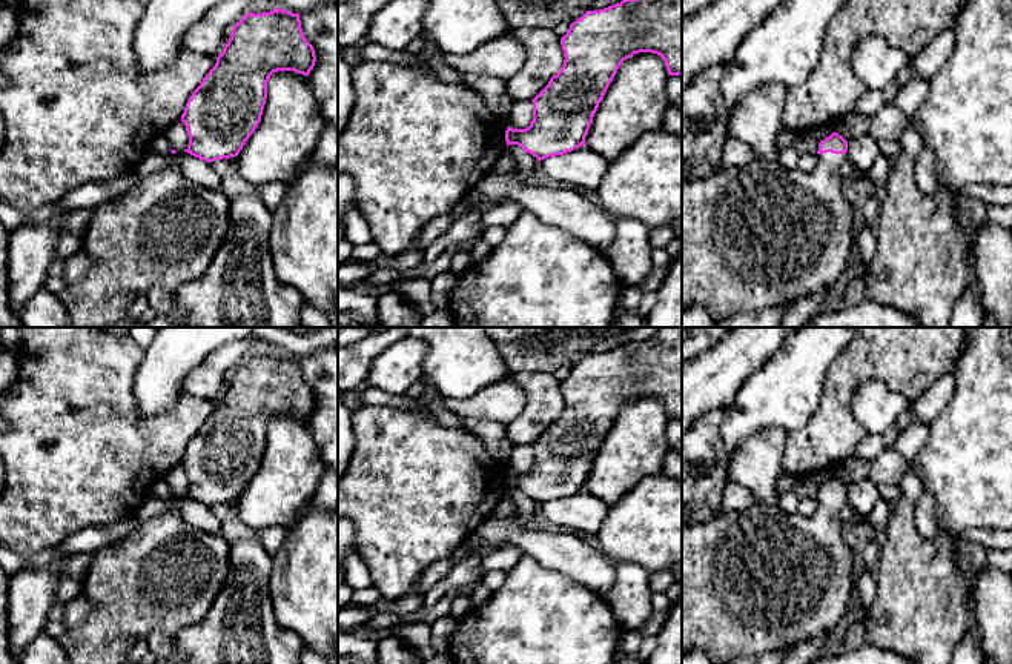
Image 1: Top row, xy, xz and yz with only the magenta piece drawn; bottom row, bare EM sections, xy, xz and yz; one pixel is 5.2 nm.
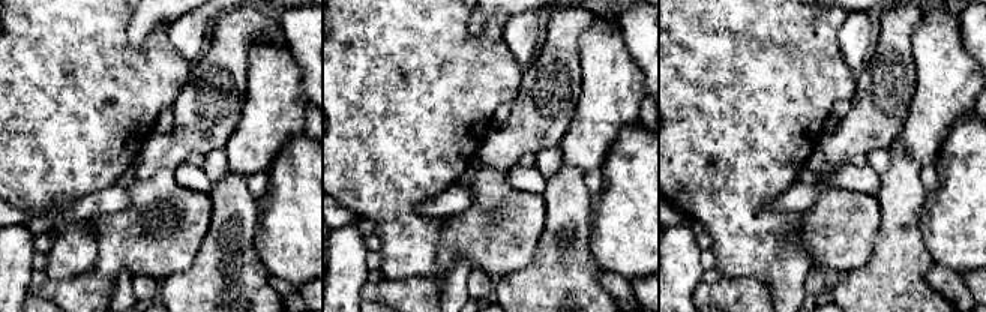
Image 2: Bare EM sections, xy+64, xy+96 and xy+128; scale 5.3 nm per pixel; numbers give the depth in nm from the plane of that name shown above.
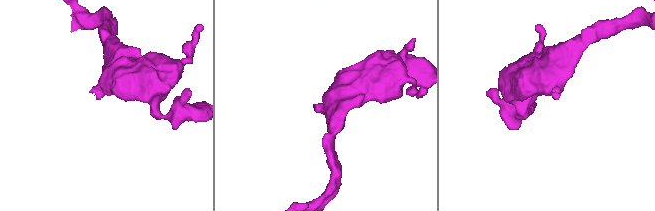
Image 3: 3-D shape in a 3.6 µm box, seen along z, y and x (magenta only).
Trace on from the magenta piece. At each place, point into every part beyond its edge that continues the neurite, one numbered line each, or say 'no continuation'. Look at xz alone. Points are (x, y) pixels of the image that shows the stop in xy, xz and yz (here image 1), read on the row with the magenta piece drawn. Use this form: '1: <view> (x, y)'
no continuation

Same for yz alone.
1: yz (759, 235)

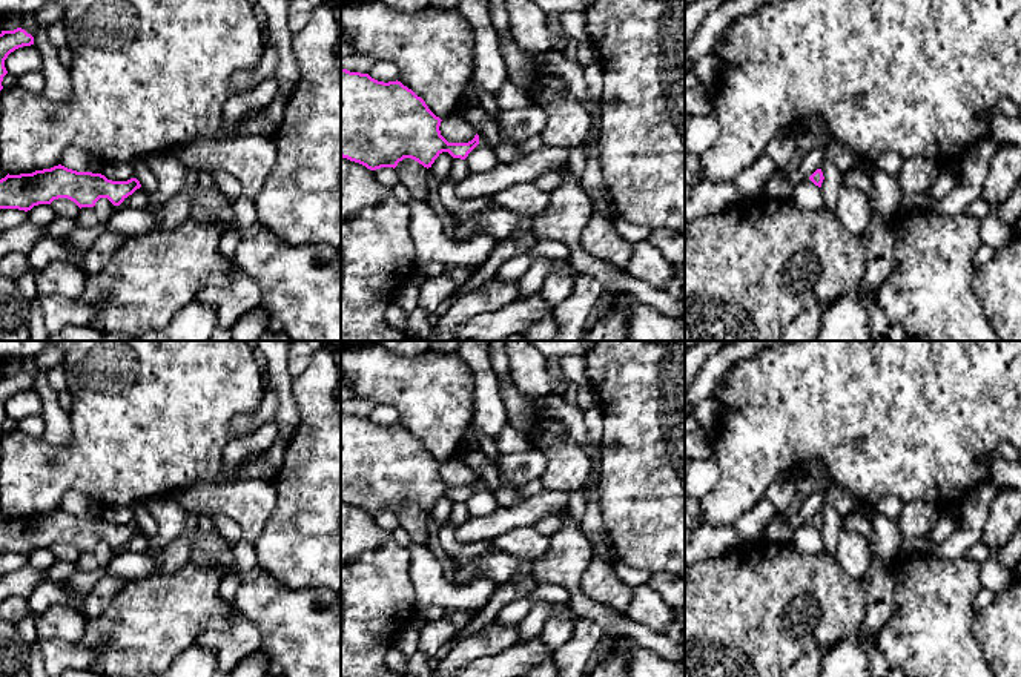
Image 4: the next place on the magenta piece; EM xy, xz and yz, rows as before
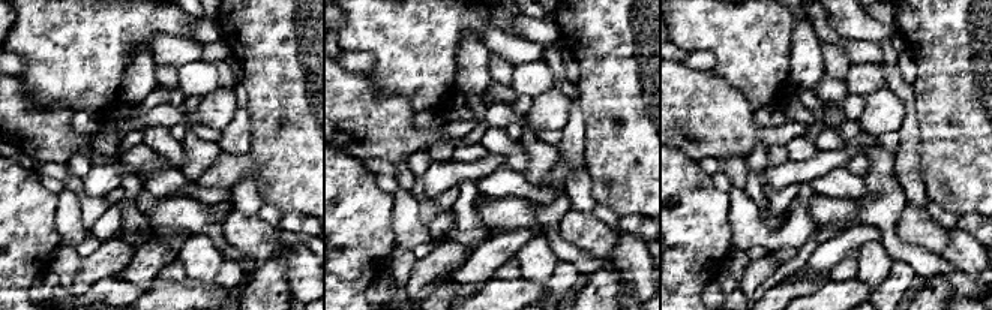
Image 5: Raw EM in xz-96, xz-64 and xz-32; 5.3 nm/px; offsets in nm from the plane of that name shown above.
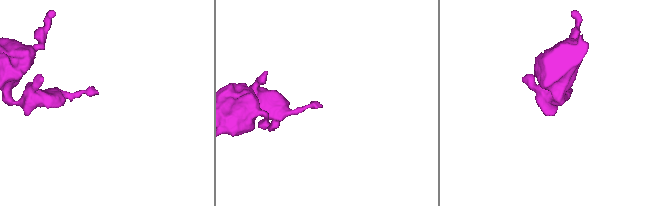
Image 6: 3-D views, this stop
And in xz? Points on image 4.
no continuation

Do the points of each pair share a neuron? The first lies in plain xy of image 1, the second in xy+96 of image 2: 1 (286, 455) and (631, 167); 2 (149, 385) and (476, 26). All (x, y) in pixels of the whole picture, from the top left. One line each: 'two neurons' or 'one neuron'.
1: two neurons
2: one neuron

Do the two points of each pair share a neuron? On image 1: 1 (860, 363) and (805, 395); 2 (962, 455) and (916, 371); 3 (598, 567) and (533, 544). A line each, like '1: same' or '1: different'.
1: different
2: different
3: same

